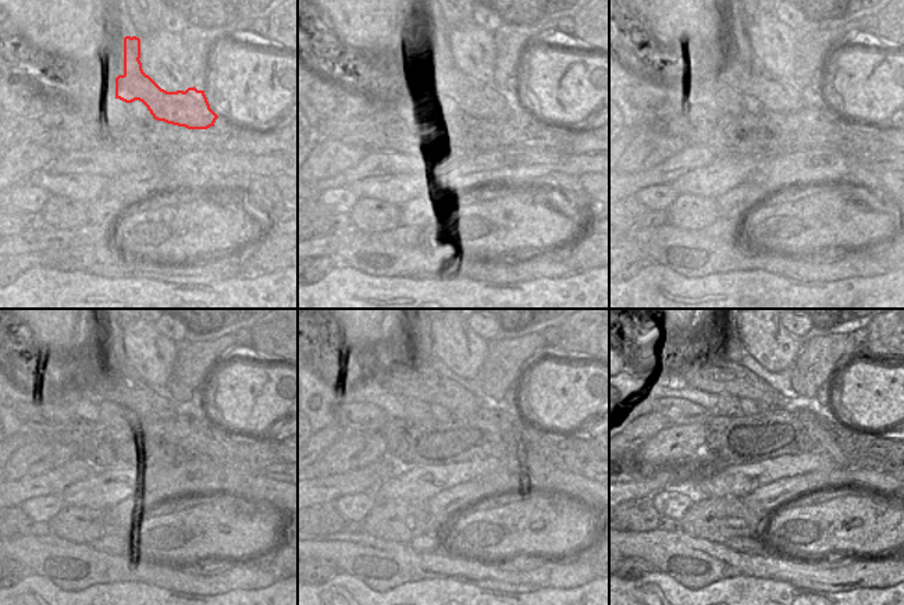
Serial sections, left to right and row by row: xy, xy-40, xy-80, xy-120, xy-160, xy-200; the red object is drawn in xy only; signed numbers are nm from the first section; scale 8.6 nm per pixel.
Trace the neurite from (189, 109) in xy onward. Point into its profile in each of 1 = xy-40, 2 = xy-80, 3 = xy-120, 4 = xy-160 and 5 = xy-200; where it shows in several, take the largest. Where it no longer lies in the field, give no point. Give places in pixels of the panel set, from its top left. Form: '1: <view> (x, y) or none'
1: xy-40 (476, 99)
2: xy-80 (779, 95)
3: xy-120 (116, 387)
4: xy-160 (420, 381)
5: xy-200 (723, 377)

